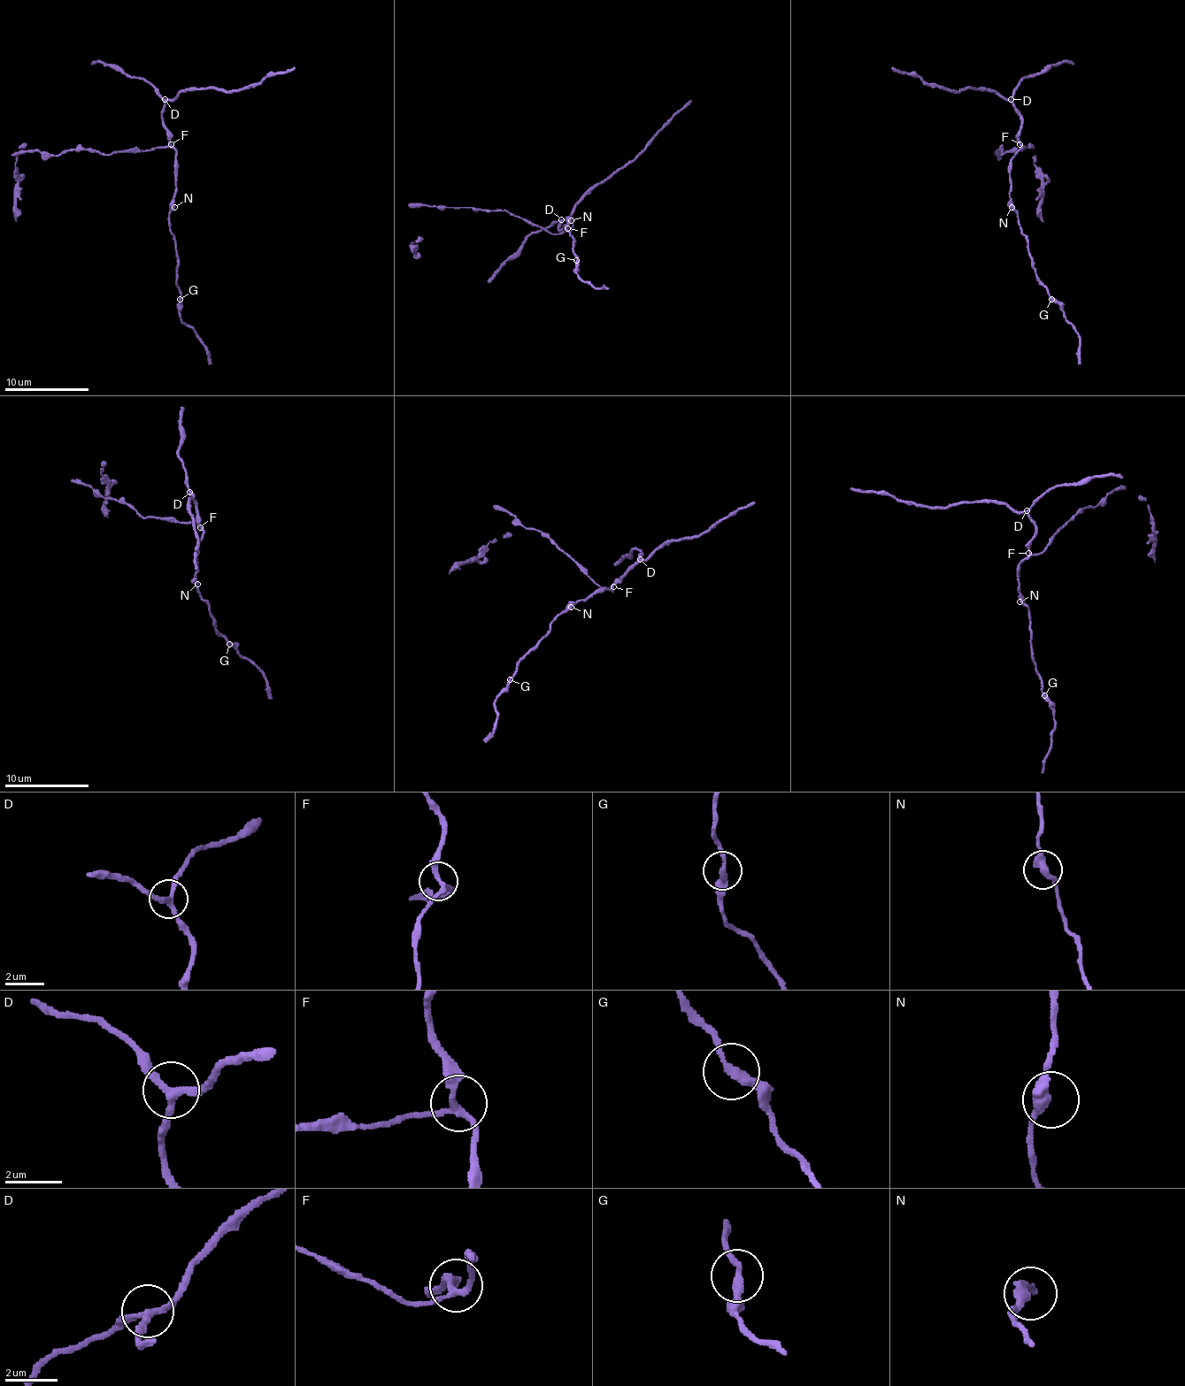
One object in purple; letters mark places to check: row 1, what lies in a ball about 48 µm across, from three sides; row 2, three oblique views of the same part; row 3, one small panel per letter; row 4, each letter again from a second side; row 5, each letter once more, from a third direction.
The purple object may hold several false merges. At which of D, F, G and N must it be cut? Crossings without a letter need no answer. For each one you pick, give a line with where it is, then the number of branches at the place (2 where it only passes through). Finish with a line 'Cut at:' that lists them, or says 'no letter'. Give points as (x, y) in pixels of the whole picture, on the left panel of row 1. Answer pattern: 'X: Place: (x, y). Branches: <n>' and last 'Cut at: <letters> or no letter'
Cut at: no letter

